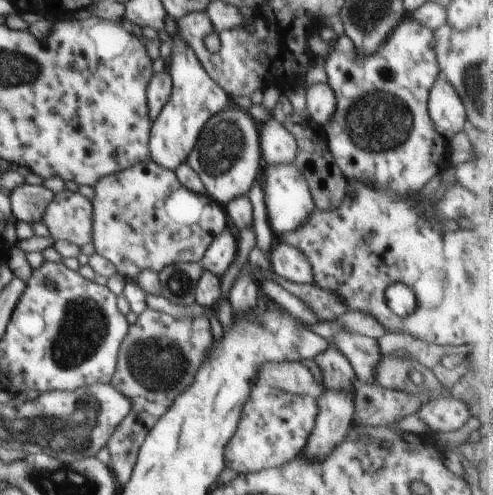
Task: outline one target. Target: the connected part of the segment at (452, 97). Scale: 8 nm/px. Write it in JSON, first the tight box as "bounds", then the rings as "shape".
{"bounds":[428,74,467,144],"shape":[[[442,74],[430,90],[428,112],[441,135],[453,144],[462,142],[467,121],[466,110],[457,90]]]}

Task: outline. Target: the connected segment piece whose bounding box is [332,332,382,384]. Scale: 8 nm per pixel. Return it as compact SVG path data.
M338 332L332 342L350 361L360 381L376 383L376 368L382 357L377 339L352 332Z

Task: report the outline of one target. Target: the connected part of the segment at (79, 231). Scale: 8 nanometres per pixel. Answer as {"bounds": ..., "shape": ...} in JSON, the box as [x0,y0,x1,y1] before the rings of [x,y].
{"bounds":[44,189,92,247],"shape":[[[64,189],[55,194],[44,213],[46,224],[54,240],[68,240],[83,247],[92,243],[92,204],[79,192]]]}

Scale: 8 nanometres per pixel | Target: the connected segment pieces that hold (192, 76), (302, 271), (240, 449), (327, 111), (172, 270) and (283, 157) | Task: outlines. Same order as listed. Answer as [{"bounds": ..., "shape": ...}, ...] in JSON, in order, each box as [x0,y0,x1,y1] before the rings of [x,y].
[{"bounds":[149,30,232,171],"shape":[[[175,30],[171,36],[173,46],[171,50],[169,73],[172,88],[166,106],[162,108],[160,116],[152,123],[149,134],[150,156],[152,160],[166,170],[175,171],[178,166],[187,162],[190,152],[194,150],[196,141],[208,120],[214,114],[224,110],[232,98],[208,76],[200,60],[196,58],[194,50],[188,42],[184,42]]]},{"bounds":[270,242,313,285],"shape":[[[280,242],[272,248],[270,257],[271,270],[276,275],[293,283],[310,285],[313,282],[312,267],[306,256],[288,243]]]},{"bounds":[224,381,318,473],"shape":[[[258,381],[250,388],[250,396],[242,408],[238,428],[224,450],[224,462],[238,473],[255,473],[284,466],[294,460],[306,446],[318,416],[315,396],[288,394],[268,383]]]},{"bounds":[306,84,336,125],"shape":[[[312,84],[306,89],[306,104],[308,115],[313,122],[325,125],[332,120],[336,112],[335,92],[326,84]]]},{"bounds":[158,263,204,306],"shape":[[[176,263],[162,268],[158,273],[160,278],[160,295],[166,300],[180,306],[188,306],[195,302],[198,280],[204,268],[198,263]]]},{"bounds":[259,117,297,165],"shape":[[[274,117],[259,125],[260,150],[264,165],[295,162],[297,139]]]}]

